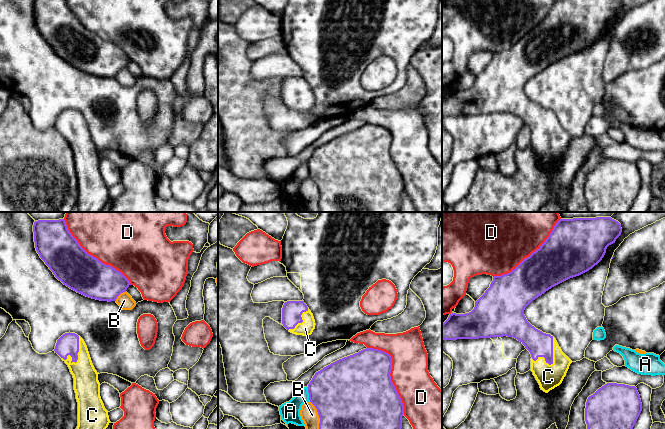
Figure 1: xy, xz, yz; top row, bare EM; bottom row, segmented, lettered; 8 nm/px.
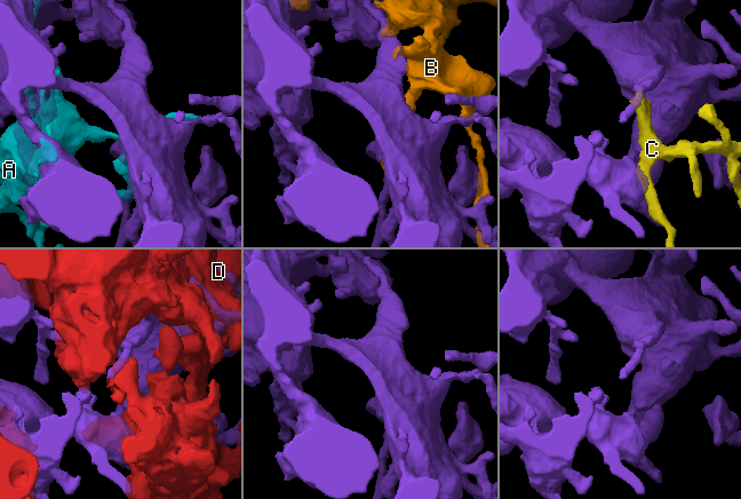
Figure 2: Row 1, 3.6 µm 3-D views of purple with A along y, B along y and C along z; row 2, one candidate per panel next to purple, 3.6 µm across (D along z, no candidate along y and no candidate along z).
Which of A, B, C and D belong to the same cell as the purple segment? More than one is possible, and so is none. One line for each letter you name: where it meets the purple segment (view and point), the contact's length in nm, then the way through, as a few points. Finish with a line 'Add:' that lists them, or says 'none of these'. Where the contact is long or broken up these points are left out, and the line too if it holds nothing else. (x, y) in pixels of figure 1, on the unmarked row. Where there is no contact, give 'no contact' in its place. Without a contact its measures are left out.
C: yz (552, 135) | 260 nm | across yz (539, 120), (552, 135), (549, 141), (548, 152)
Add: C

